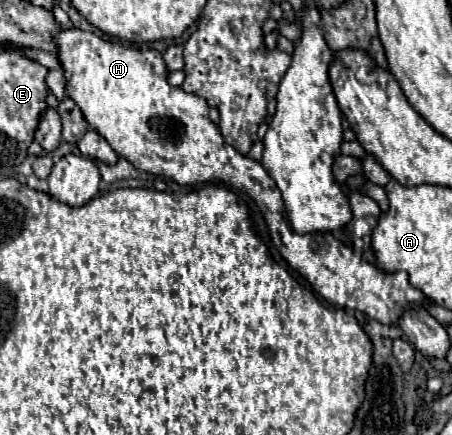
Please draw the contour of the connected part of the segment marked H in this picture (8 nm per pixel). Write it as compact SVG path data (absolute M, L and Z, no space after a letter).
M60 28L60 32L56 34L56 56L66 78L66 98L72 98L80 106L80 112L90 128L106 138L118 156L126 158L138 170L172 178L178 184L196 186L202 182L222 182L230 188L246 192L260 208L276 250L298 274L302 274L310 282L314 292L324 300L344 308L360 310L382 324L394 324L394 318L398 318L398 306L406 306L406 302L418 302L420 306L424 302L424 294L408 282L406 272L384 272L378 266L360 260L362 256L358 252L350 250L330 232L312 232L302 236L296 234L290 228L286 210L280 202L282 196L274 186L274 180L266 174L260 162L238 154L230 144L224 142L218 124L214 124L208 116L208 102L204 98L168 84L168 68L158 50L120 46L102 40L92 32L78 28Z

